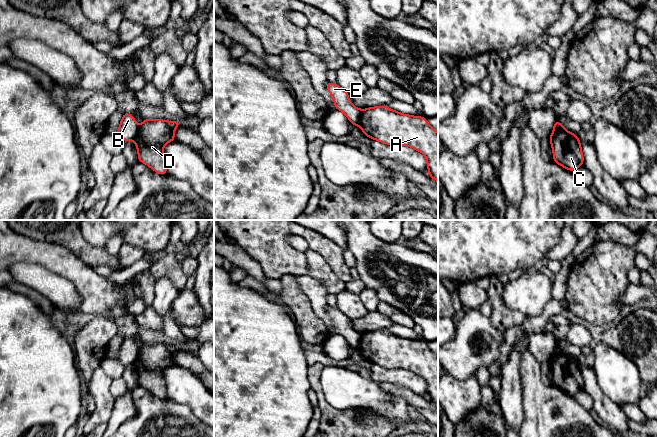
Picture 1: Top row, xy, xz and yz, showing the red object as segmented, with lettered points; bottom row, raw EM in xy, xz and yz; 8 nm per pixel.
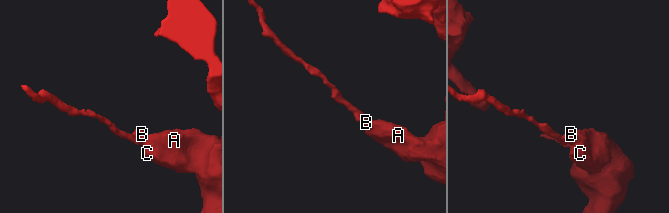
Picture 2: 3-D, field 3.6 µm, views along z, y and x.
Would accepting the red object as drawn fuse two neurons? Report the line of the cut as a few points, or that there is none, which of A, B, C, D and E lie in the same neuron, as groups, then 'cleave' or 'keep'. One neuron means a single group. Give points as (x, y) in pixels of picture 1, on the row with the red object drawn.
cut xz (361, 110), (358, 124); groups A C D / B E; cleave

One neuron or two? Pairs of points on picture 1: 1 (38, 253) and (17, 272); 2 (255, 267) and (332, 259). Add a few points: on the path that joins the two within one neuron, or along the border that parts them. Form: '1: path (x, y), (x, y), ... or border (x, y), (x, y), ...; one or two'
1: border (10, 266), (16, 263), (38, 263), (49, 271); two
2: border (244, 249), (260, 264), (267, 276), (278, 279); two

